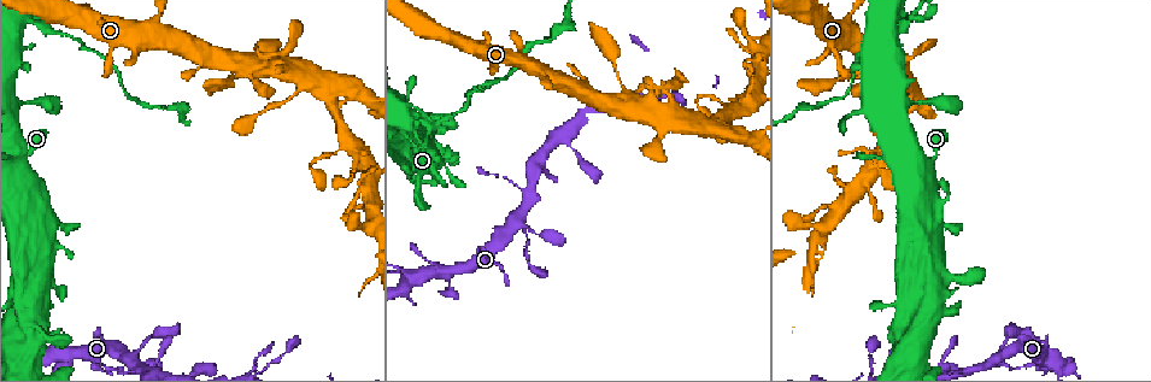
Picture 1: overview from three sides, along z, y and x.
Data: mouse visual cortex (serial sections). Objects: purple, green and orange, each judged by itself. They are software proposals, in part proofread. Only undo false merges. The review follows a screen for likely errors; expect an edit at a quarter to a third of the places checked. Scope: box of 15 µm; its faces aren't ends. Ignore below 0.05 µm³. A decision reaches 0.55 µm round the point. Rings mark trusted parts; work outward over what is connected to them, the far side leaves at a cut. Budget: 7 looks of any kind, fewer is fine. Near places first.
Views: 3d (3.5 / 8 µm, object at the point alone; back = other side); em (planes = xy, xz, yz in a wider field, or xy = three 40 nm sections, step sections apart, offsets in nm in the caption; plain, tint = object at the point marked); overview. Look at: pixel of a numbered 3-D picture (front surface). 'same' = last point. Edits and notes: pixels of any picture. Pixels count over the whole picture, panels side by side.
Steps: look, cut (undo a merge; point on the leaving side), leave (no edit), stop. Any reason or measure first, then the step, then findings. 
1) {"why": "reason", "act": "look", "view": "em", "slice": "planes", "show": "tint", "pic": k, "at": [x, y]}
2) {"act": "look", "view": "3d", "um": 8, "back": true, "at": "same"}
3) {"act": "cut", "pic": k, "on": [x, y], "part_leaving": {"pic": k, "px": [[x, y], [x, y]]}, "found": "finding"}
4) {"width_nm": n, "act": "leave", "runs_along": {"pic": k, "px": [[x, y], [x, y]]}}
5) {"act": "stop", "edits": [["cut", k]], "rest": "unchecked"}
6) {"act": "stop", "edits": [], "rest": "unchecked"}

{"why": "three-way junction", "act": "look", "view": "3d", "um": 3.5, "back": true, "pic": 1, "at": [901, 29]}

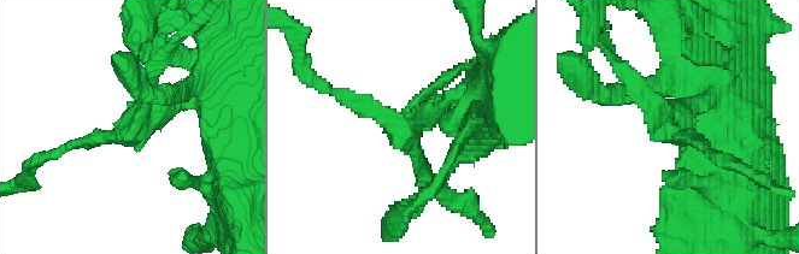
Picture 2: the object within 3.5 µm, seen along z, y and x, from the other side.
{"arms": 3, "arm_widths_nm": [200, 200, 200], "act": "look", "view": "em", "slice": "xy", "step": 3, "show": "tint", "pic": 2, "at": [138, 121]}

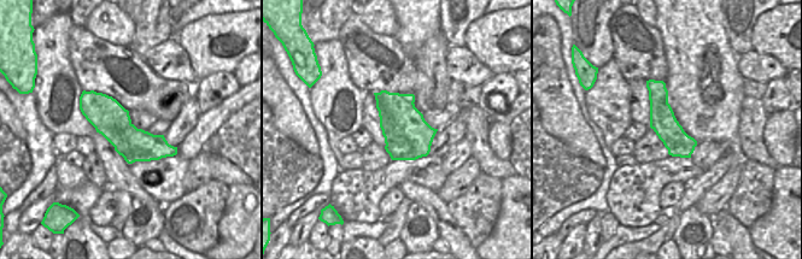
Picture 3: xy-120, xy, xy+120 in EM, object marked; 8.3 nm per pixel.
{"act": "cut", "pic": 2, "on": [370, 113], "found": "a second cell is stuck on"}

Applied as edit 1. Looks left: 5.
{"why": "redraw", "act": "look", "view": "overview"}

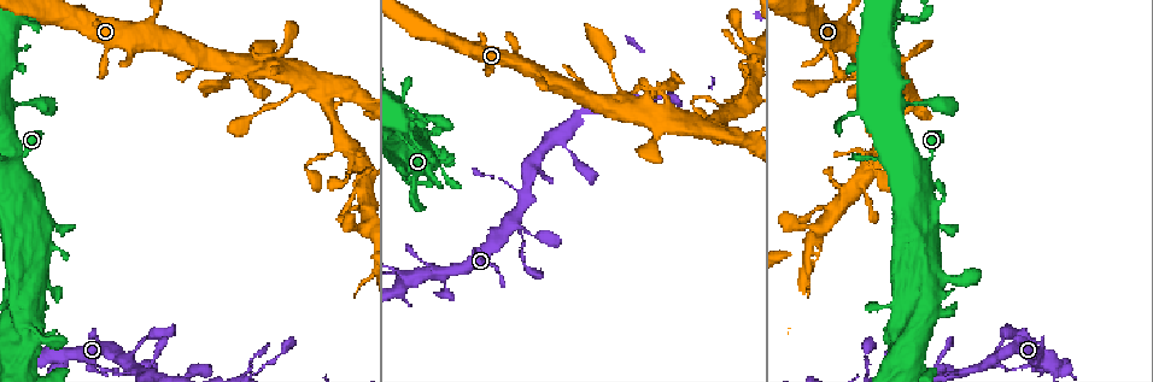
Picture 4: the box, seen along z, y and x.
{"why": "small branch off a trunk", "act": "look", "view": "3d", "um": 3.5, "pic": 4, "at": [360, 189]}

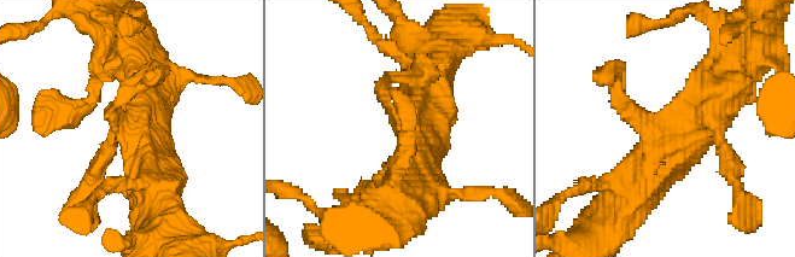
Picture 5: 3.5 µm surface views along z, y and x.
{"act": "leave", "found": "all the same cell"}

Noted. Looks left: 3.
{"why": "sharp bend", "act": "look", "view": "3d", "um": 3.5, "pic": 4, "at": [29, 316]}

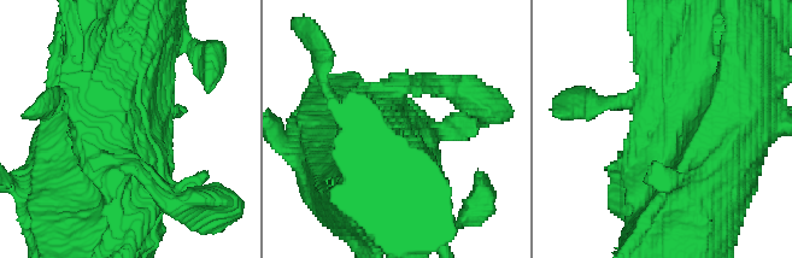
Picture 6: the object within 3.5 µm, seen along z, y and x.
{"act": "look", "view": "em", "slice": "planes", "show": "tint", "pic": 6, "at": [129, 140]}

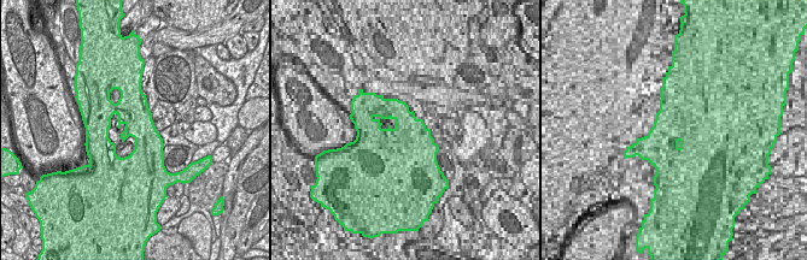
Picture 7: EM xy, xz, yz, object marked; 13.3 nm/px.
{"width_nm": 500, "act": "leave", "runs_along": {"pic": 6, "px": [[726, 94], [711, 173], [680, 242]]}, "found": "all the same cell"}

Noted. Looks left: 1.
{"act": "stop", "edits": [["cut", 2]], "rest": "unchecked"}

